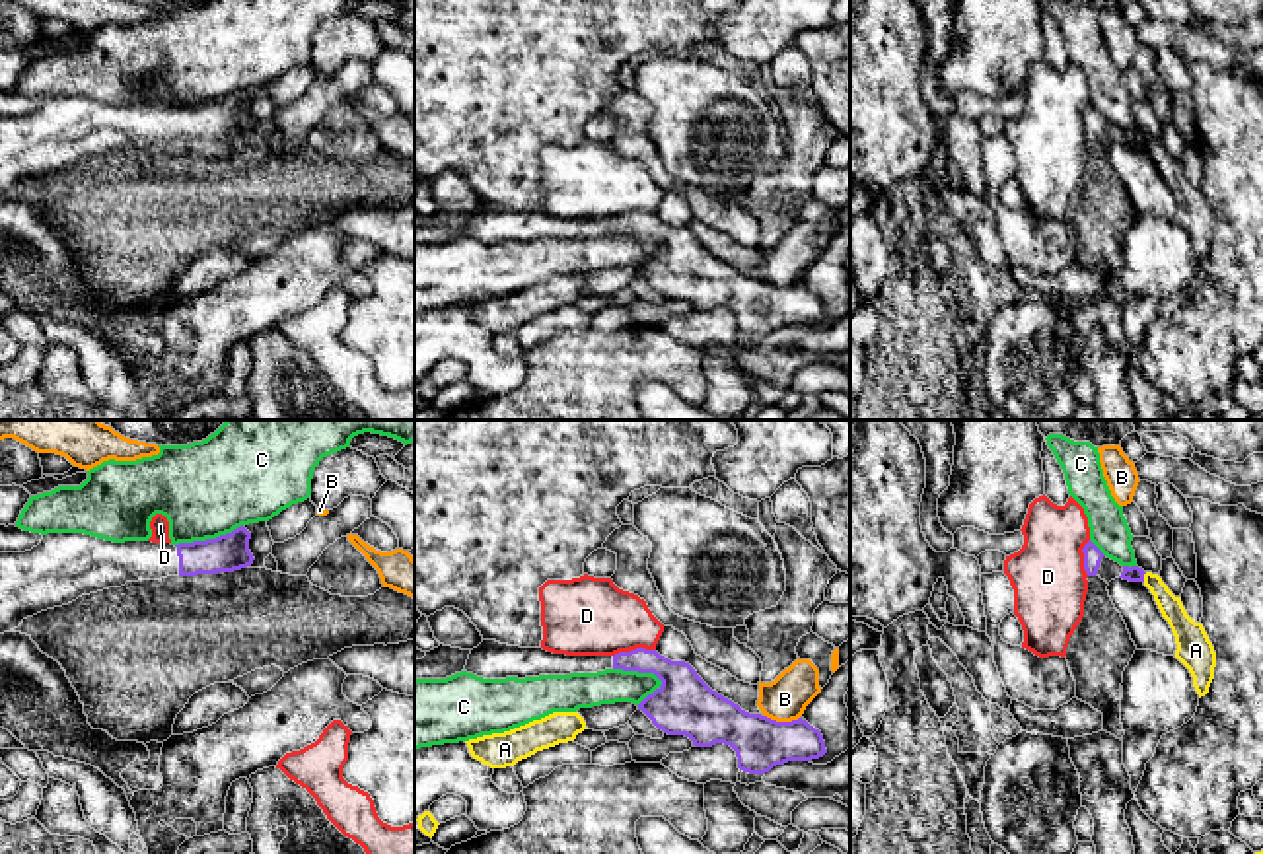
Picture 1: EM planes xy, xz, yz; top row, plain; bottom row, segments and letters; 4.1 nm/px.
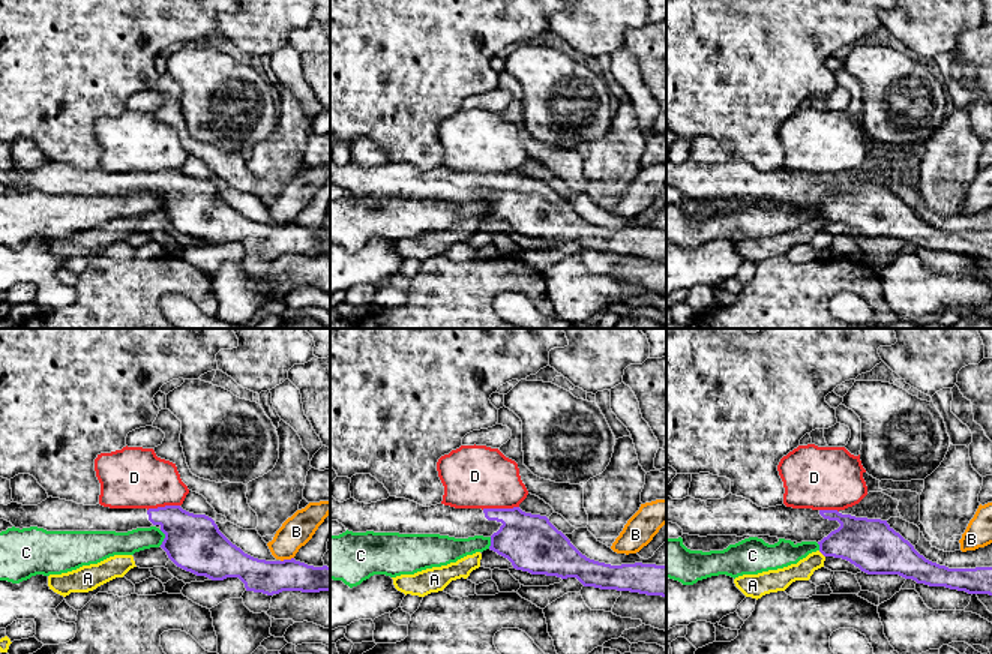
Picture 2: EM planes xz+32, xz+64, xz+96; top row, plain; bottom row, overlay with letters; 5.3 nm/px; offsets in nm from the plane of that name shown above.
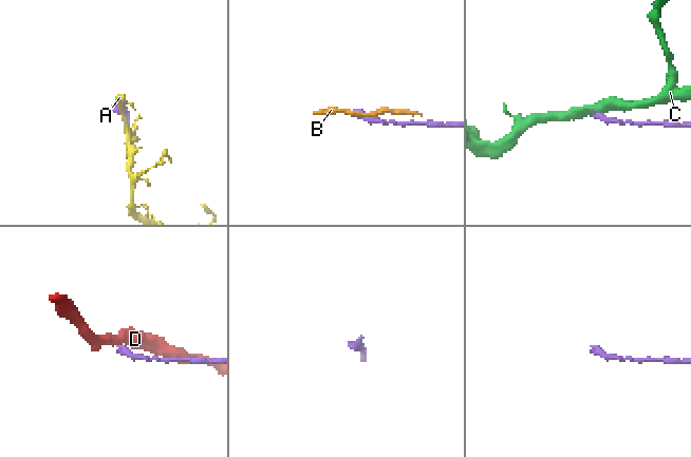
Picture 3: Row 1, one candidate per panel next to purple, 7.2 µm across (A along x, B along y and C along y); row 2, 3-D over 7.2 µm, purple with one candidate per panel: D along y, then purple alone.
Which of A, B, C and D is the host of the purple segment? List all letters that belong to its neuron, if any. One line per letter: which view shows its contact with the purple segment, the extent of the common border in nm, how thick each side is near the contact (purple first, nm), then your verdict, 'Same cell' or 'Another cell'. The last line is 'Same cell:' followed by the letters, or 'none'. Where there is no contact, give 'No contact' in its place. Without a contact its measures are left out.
A: Touches purple in yz. Shared border 40 nm. Thickness 60 nm (purple) against 100 nm. Another cell
B: Touches purple in xz. Shared border 150 nm. Thickness 220 nm (purple) against 190 nm. Another cell
C: Touches purple in xz. Shared border 220 nm. Thickness 260 nm (purple) against 140 nm. Another cell
D: Touches purple in xz. Shared border 180 nm. Thickness 170 nm (purple) against 320 nm. Another cell
Same cell: none

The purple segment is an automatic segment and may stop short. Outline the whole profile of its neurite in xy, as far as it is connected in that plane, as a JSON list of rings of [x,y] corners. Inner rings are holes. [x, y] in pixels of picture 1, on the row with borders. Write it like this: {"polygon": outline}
{"polygon": [[[241,525],[193,543],[113,543],[84,533],[47,533],[25,552],[0,552],[0,634],[27,617],[126,582],[234,572],[253,564]]]}

